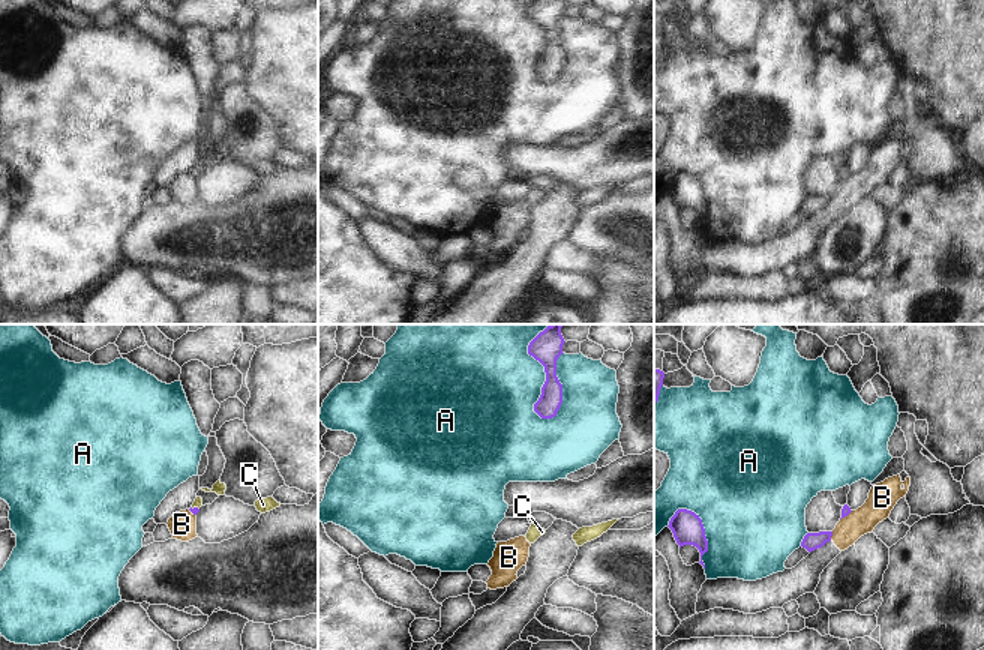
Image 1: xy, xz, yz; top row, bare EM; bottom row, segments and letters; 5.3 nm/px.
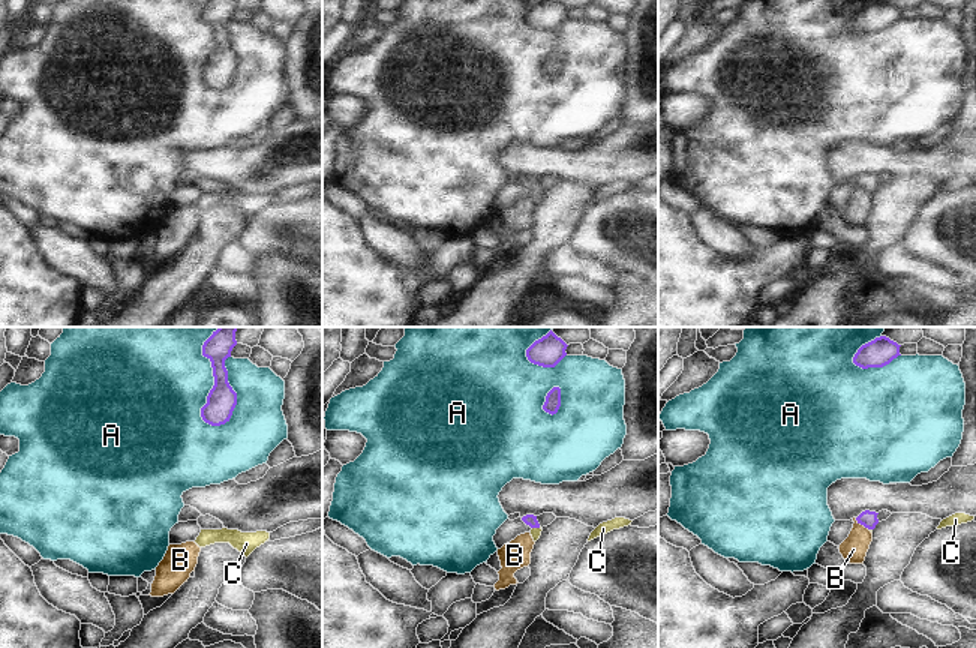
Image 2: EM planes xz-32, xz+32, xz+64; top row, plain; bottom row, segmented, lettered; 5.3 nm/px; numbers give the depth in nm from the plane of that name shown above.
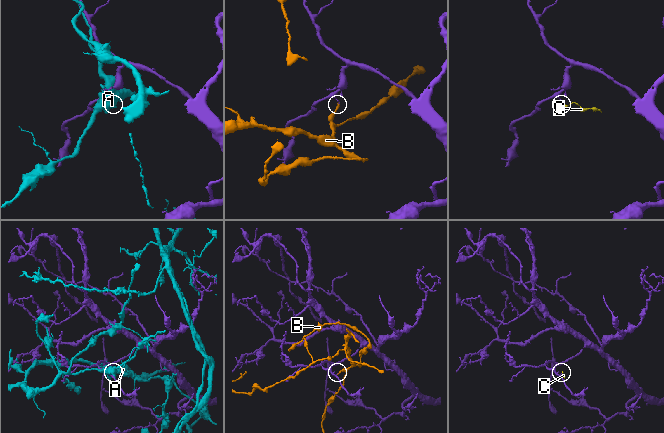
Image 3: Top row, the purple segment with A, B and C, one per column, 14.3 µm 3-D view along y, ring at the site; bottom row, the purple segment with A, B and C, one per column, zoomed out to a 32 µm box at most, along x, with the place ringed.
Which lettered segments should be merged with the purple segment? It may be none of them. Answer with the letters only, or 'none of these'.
C

